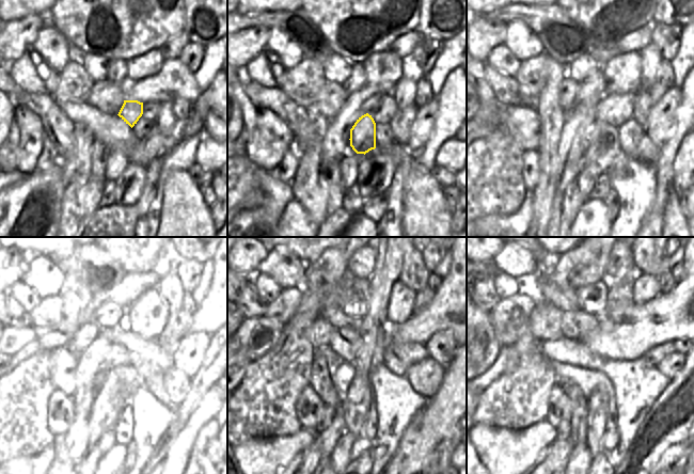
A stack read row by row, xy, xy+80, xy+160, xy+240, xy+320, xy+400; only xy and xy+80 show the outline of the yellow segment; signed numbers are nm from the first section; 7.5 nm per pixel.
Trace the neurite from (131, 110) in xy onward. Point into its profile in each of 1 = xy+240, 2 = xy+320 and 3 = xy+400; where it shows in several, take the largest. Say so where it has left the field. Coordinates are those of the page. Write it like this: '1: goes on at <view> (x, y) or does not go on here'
1: goes on at xy+240 (108, 408)
2: goes on at xy+320 (326, 441)
3: goes on at xy+400 (561, 449)

